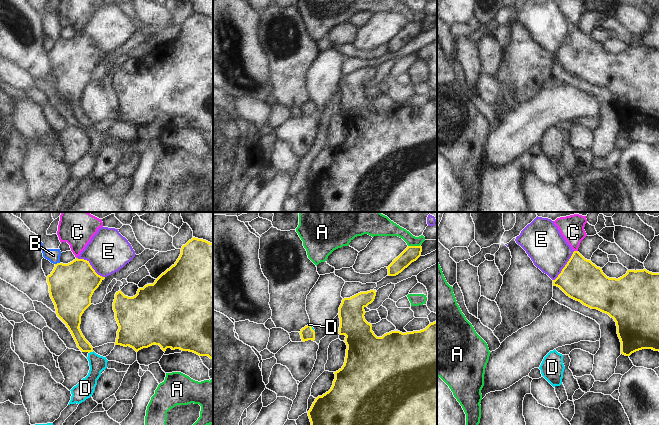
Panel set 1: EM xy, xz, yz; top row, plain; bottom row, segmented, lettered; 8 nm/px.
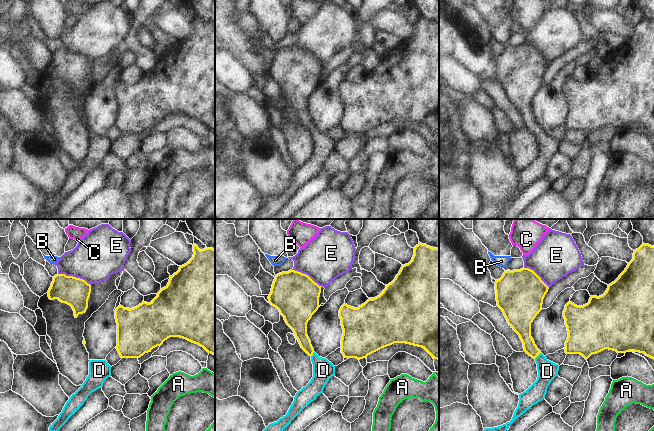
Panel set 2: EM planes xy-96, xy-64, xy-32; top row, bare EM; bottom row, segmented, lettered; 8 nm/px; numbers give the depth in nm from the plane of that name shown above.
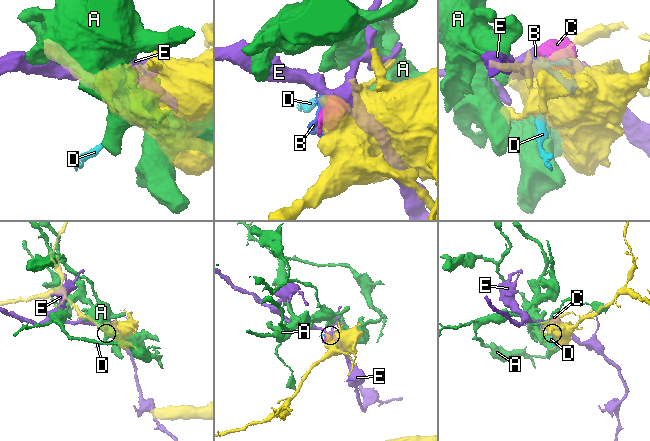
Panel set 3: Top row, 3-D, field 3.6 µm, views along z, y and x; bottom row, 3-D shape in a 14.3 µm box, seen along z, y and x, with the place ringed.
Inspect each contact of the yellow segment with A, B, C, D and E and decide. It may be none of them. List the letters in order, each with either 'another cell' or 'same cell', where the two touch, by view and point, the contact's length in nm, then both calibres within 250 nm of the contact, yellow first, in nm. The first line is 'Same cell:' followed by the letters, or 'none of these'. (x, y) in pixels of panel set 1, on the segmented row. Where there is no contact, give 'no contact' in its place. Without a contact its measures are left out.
Same cell: D
A: another cell; meets yellow in xz at (414, 246); contact 110 nm long; 120 nm thick on the yellow side, 120 nm on the other
B: another cell; meets yellow in xy at (57, 263); contact 40 nm long; 360 nm thick on the yellow side, 110 nm on the other
C: another cell; meets yellow in yz at (576, 251); contact 30 nm long; 320 nm thick on the yellow side, 190 nm on the other
D: same cell; meets yellow in xy at (91, 351); contact 40 nm long; 90 nm thick on the yellow side, 140 nm on the other
E: another cell; meets yellow in xy at (91, 266); contact 280 nm long; 360 nm thick on the yellow side, 340 nm on the other

